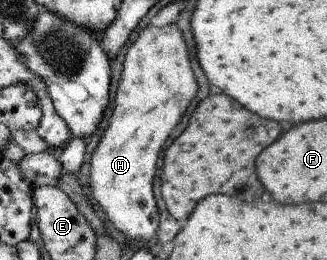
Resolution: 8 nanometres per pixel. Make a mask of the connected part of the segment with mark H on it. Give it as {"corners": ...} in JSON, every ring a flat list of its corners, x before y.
{"corners":[[150,24,141,30,125,56,109,126,89,160,93,199,113,226,133,242,155,239,159,212,153,198,153,176,159,152,195,94,197,80,191,70,187,44,176,24,163,28]]}

